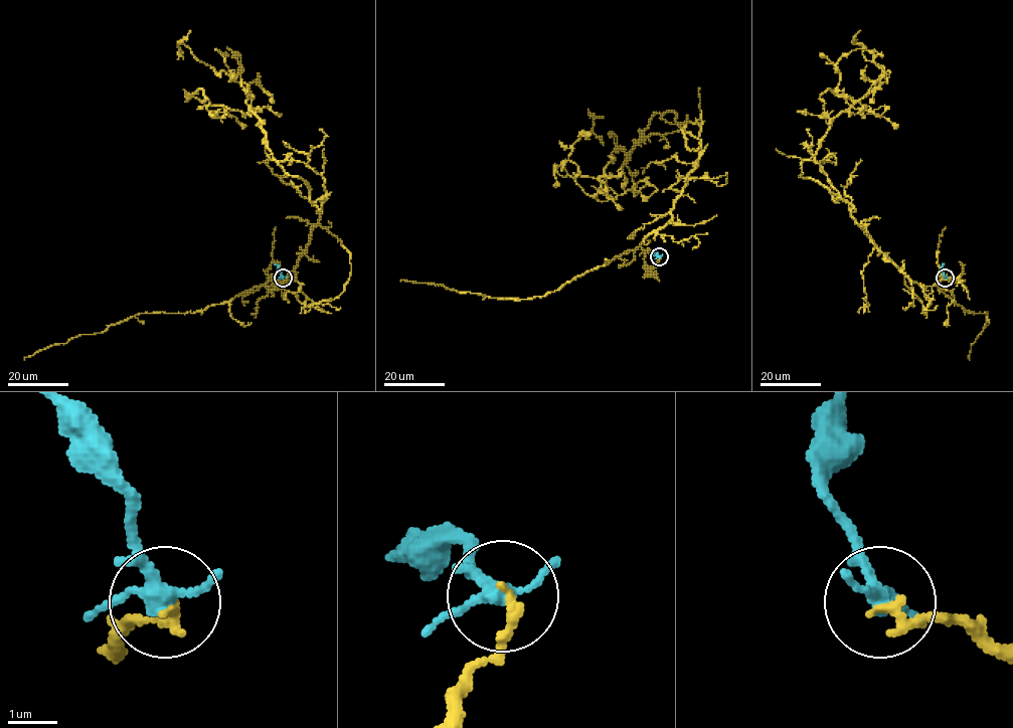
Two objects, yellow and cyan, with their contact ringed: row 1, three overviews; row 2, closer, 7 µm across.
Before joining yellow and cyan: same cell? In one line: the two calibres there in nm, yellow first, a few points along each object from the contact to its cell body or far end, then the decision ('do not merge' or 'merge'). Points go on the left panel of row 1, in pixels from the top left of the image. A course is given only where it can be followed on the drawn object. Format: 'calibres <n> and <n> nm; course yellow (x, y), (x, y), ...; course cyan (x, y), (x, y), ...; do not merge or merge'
calibres 220 and 240 nm; course yellow (283, 278), (265, 284), (296, 276), (323, 196), (274, 159), (252, 112), (207, 106), (199, 88), (212, 111); course cyan (283, 278), (274, 263); do not merge

